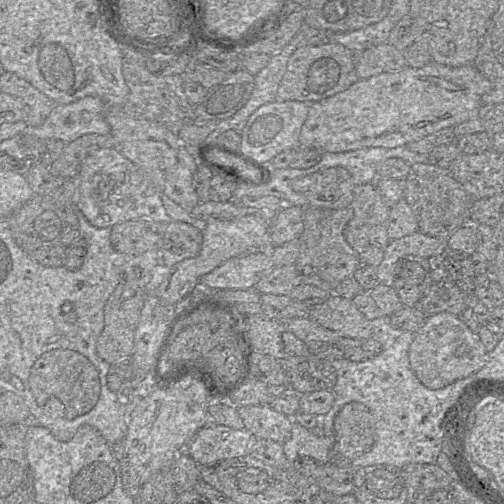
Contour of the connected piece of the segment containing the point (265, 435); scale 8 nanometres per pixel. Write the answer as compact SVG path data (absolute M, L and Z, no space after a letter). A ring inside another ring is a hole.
M269 404L237 407L244 428L253 436L283 444L291 437L293 419Z

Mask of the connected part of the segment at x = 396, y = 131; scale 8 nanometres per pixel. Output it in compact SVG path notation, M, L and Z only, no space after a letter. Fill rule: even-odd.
M431 61L422 68L409 66L397 72L381 73L368 79L359 79L348 89L309 104L307 118L299 136L300 149L321 152L346 152L367 147L395 148L421 140L447 127L455 127L479 118L481 98L492 88L492 81L473 64L449 67Z

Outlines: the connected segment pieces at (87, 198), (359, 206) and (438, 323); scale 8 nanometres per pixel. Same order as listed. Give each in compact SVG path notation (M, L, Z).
M104 148L88 155L79 172L78 208L91 225L112 228L135 219L169 224L173 220L163 205L161 192L139 168L115 148Z
M376 183L355 185L354 200L351 203L354 215L344 228L344 237L349 245L358 253L360 262L378 267L384 258L386 248L390 242L388 236L388 220L390 209Z
M449 312L427 316L424 325L414 334L409 348L410 366L419 381L429 389L444 388L485 366L483 343L459 316Z

